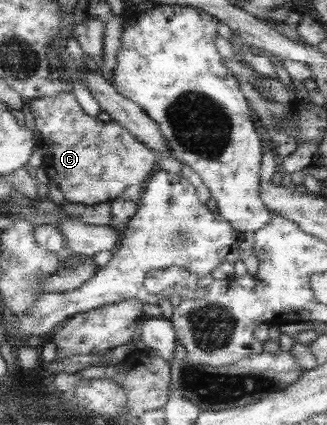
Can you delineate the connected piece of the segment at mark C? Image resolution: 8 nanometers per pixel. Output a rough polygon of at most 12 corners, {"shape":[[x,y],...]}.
{"shape":[[73,92],[30,104],[43,169],[72,203],[118,200],[158,171]]}

